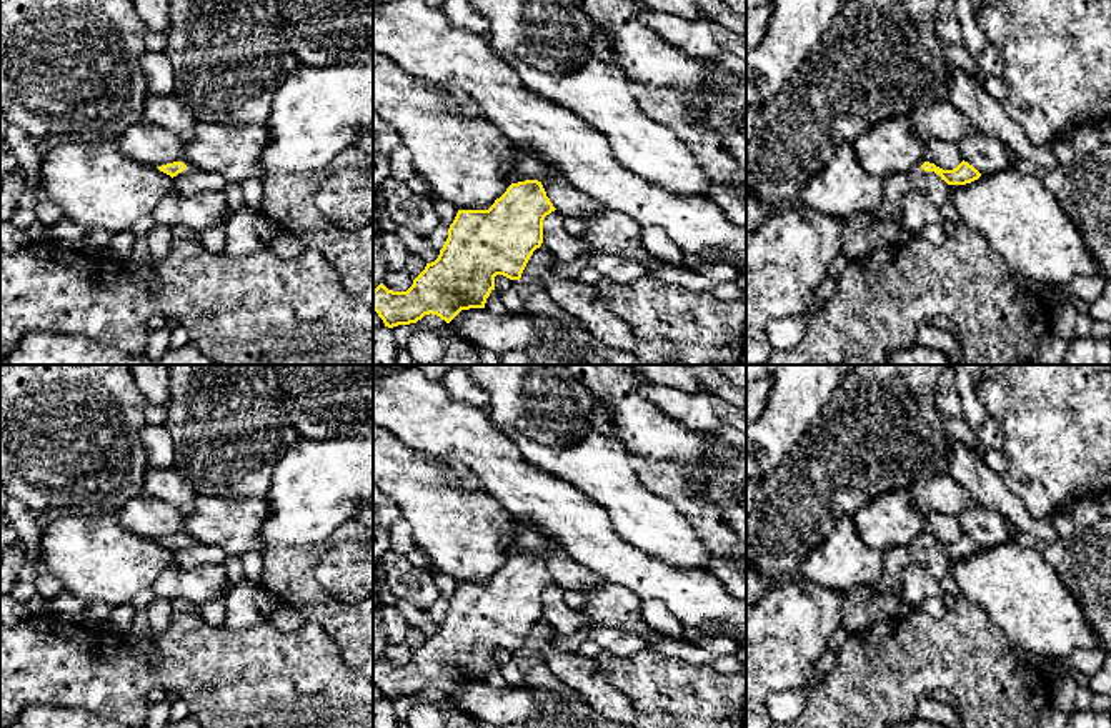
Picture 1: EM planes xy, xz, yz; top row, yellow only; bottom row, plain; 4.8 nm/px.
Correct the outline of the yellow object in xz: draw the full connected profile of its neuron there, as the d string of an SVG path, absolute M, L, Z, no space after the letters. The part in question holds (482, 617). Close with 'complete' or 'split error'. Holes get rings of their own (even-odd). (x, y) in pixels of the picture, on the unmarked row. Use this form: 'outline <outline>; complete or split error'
outline M538 553L511 556L488 583L458 583L438 631L426 636L406 665L380 656L373 663L373 683L385 700L393 701L416 696L430 686L450 696L461 683L485 681L496 648L521 651L530 630L543 616L543 593L555 583Z; complete

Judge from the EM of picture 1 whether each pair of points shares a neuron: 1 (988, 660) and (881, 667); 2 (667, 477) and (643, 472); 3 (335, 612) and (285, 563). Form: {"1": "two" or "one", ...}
{"1": "one", "2": "one", "3": "one"}

